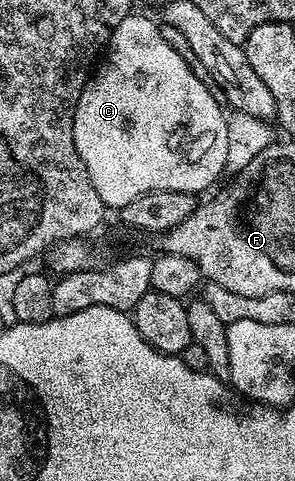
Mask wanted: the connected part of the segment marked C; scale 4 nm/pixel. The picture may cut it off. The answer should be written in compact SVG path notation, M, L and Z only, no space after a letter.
M121 16L117 20L116 27L112 31L112 37L107 43L106 52L102 57L103 61L104 66L100 70L97 68L89 76L84 89L80 92L80 98L74 103L72 110L72 130L74 131L74 143L76 144L78 155L82 159L82 163L86 167L86 171L90 175L90 179L94 183L94 187L104 201L105 206L112 207L113 205L113 207L119 207L125 205L134 199L138 199L138 195L152 193L155 189L169 189L170 191L178 191L179 193L200 195L203 189L210 188L219 179L220 172L224 173L226 169L227 127L229 118L226 114L224 115L225 110L221 105L214 103L214 98L210 96L210 91L206 91L206 87L202 87L202 83L198 83L198 79L194 79L194 75L190 71L186 59L182 59L182 55L178 55L178 51L174 51L174 47L170 47L170 43L166 43L166 39L162 39L160 25L157 22L152 22L148 17L123 18Z

